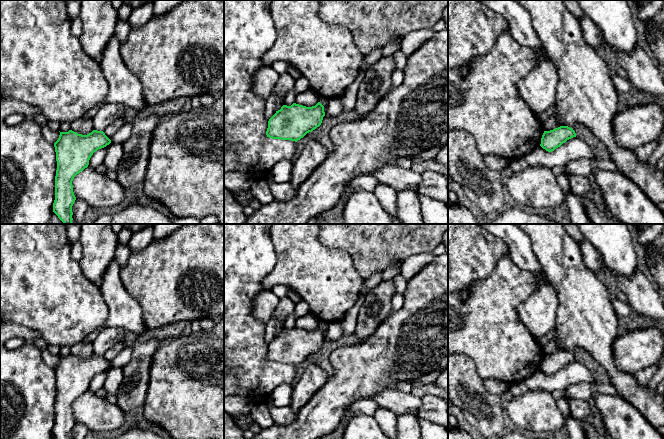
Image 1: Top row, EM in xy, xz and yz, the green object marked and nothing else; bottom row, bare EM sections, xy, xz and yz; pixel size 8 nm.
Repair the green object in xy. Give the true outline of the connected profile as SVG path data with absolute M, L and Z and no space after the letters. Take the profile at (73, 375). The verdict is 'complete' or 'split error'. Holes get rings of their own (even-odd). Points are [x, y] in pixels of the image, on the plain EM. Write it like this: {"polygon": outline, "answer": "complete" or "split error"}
{"polygon": "M72 354L60 356L54 367L57 394L53 436L56 439L73 439L72 430L76 424L72 409L74 401L88 391L94 376L110 367L103 355L93 354L87 359Z", "answer": "complete"}

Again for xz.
{"polygon": "M320 326L312 331L296 327L291 330L283 329L269 343L266 359L272 363L297 366L319 351L324 340L324 330Z", "answer": "complete"}

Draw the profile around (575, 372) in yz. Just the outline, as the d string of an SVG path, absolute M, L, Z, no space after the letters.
M573 361L552 376L541 370L525 380L530 390L544 389L551 393L563 392L568 386L578 383L595 383L590 370L578 361Z

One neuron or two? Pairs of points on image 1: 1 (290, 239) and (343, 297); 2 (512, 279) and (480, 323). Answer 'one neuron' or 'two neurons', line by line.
1: one neuron
2: one neuron

